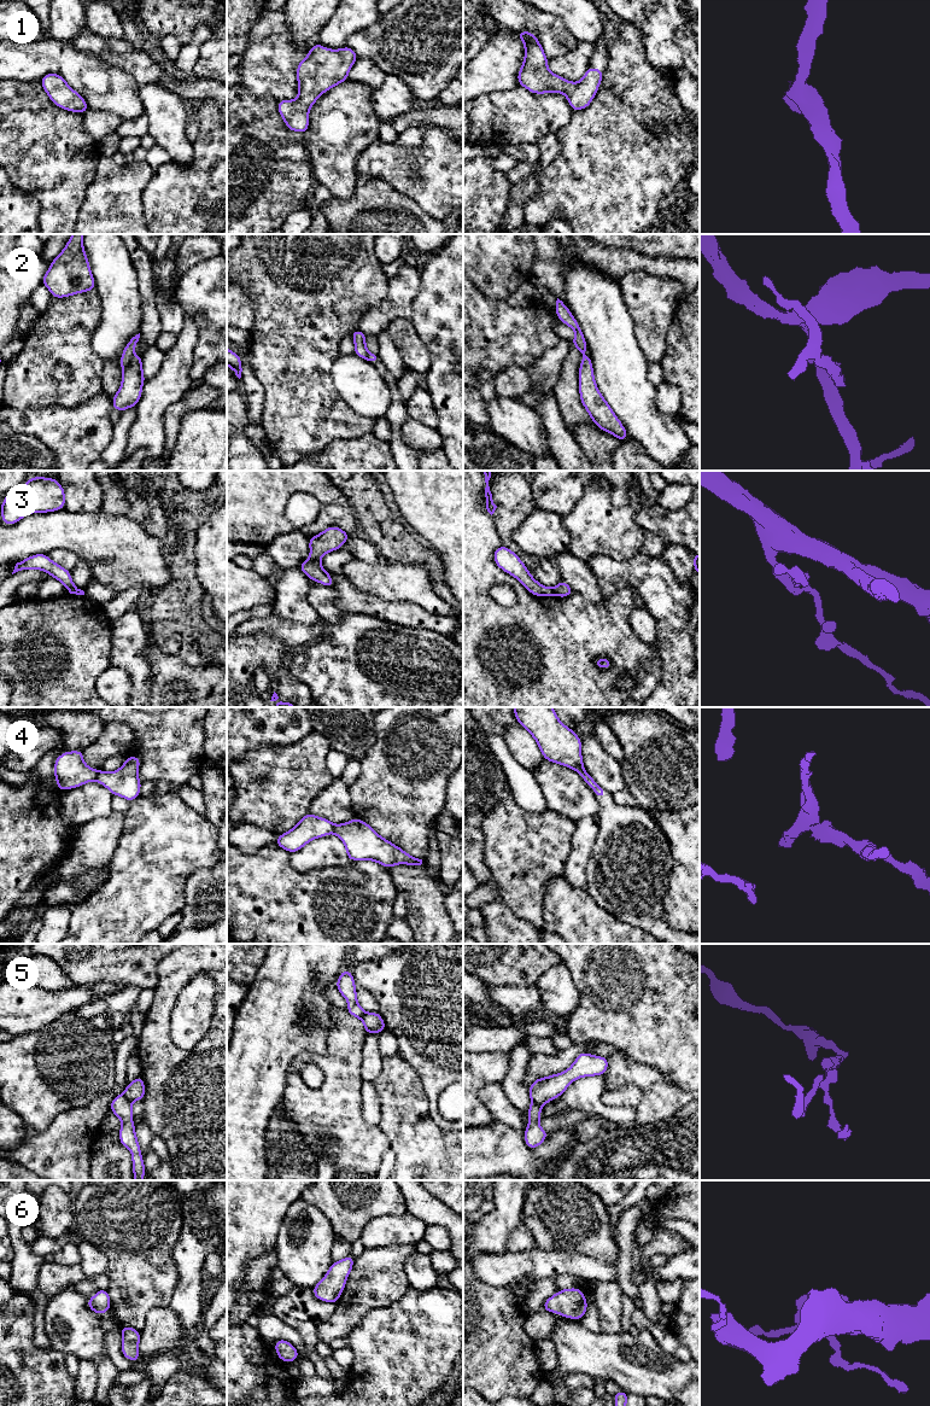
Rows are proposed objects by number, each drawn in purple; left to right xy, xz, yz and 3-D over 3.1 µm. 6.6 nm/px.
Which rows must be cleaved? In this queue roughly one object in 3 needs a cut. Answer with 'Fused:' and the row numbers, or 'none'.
Fused: 2, 3, 4, 5

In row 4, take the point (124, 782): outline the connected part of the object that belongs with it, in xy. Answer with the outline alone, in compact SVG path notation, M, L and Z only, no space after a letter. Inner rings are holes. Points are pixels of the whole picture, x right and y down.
M129 755L125 763L113 772L99 771L96 782L105 786L112 795L119 795L128 801L140 797L141 781L138 777L140 758Z

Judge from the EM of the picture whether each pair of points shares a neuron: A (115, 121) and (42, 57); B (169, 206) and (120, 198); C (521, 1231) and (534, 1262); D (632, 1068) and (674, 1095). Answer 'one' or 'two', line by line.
A: two
B: two
C: two
D: one

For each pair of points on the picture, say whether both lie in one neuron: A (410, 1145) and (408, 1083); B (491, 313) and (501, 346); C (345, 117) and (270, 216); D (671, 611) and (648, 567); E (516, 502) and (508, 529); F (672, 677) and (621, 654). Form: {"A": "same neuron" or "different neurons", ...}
{"A": "same neuron", "B": "same neuron", "C": "different neurons", "D": "same neuron", "E": "same neuron", "F": "different neurons"}

